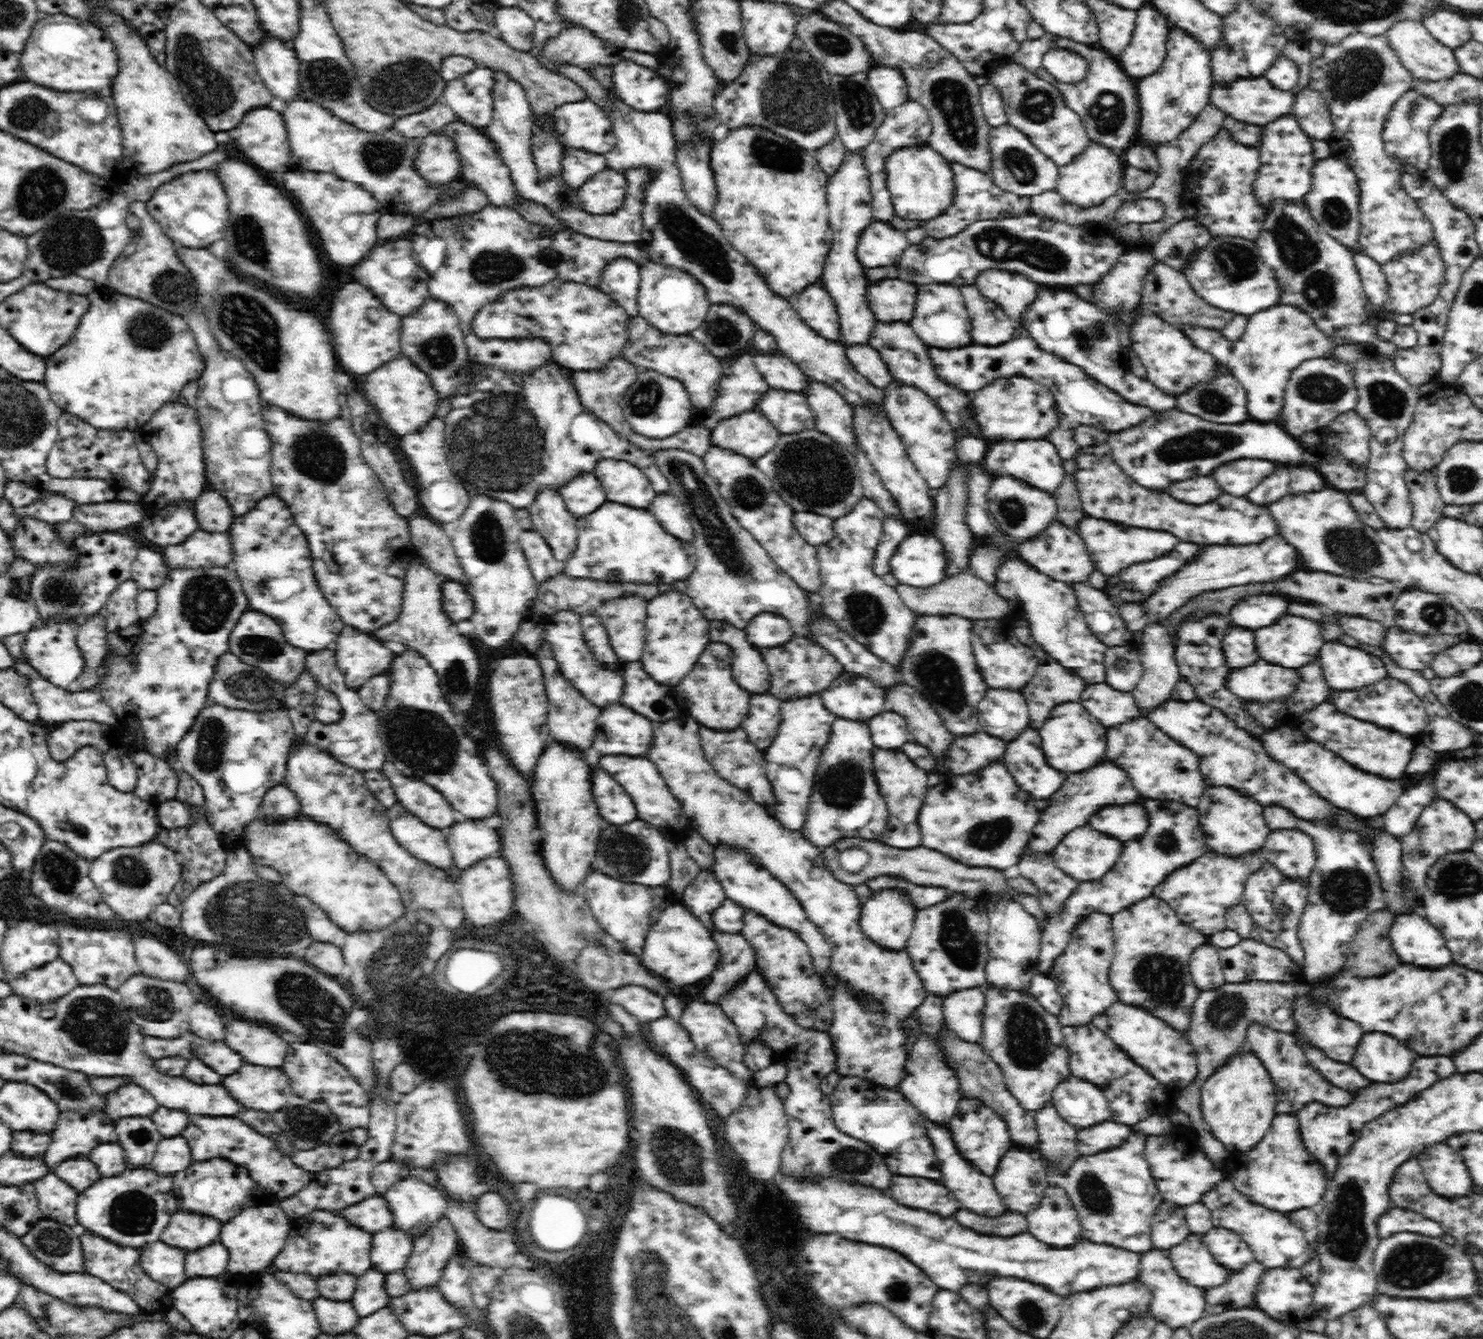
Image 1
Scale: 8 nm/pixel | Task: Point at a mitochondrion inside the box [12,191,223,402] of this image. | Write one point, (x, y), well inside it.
(70, 242)

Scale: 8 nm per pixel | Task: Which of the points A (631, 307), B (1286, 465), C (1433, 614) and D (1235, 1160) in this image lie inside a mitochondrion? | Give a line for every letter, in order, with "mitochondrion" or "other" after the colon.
A: other
B: other
C: mitochondrion
D: other

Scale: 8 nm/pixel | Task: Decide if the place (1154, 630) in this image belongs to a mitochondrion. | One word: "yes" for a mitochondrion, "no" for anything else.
no

